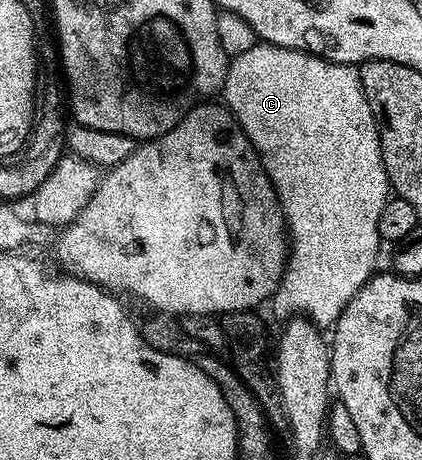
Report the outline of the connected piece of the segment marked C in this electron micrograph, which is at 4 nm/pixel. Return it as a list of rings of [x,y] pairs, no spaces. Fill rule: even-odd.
[[[264,41],[255,45],[259,46],[251,46],[230,59],[221,98],[258,152],[283,209],[289,253],[279,289],[269,306],[282,320],[302,316],[320,328],[331,328],[349,300],[377,270],[375,257],[381,247],[379,217],[389,201],[379,124],[373,108],[369,108],[356,67],[328,62],[306,50],[290,50]]]

